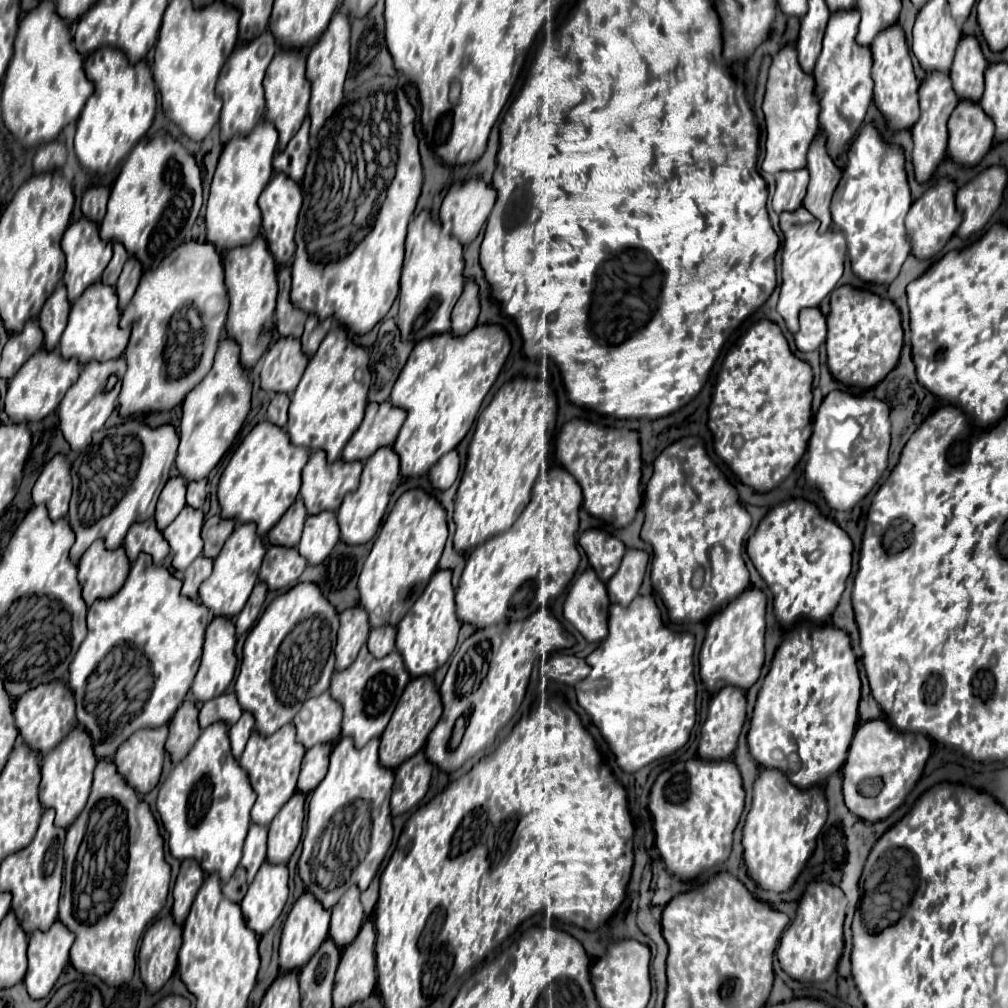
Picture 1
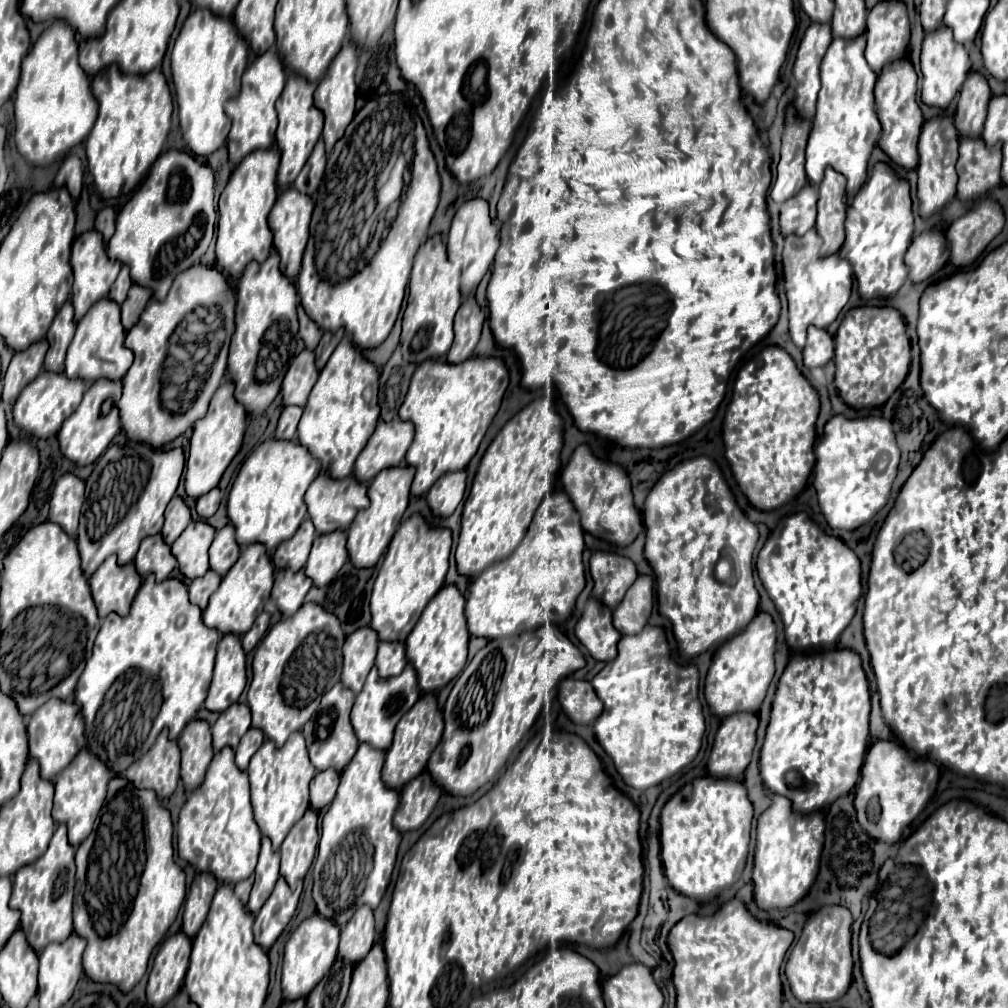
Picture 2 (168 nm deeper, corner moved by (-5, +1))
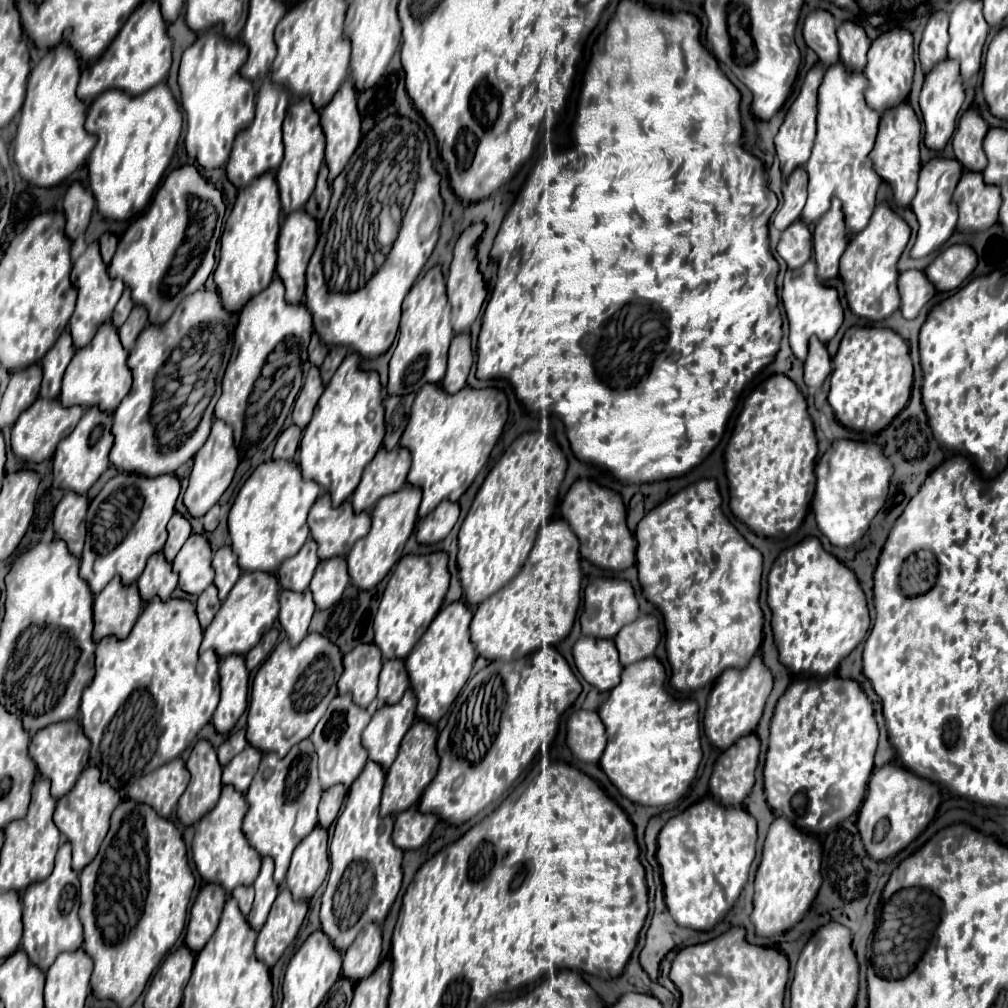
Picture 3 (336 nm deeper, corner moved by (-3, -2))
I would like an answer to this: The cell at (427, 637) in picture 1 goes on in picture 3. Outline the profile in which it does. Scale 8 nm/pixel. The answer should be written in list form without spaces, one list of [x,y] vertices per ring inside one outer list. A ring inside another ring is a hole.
[[[462,601],[442,607],[442,611],[434,617],[428,631],[422,635],[406,659],[410,687],[416,693],[416,715],[432,725],[436,725],[446,715],[452,701],[458,697],[460,689],[472,673],[476,651],[468,633],[470,621],[472,611]]]

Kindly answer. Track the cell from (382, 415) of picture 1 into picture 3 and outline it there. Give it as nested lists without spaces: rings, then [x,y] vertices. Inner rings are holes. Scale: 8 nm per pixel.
[[[402,447],[392,451],[380,449],[378,455],[366,465],[362,481],[352,495],[352,507],[356,513],[372,513],[376,503],[390,493],[400,491],[406,485],[406,475],[412,463],[412,453]]]

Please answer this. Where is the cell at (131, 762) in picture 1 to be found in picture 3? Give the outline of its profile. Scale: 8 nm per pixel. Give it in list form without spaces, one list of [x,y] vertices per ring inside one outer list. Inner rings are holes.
[[[176,757],[168,761],[168,765],[162,765],[160,769],[132,783],[128,787],[128,797],[132,801],[152,805],[160,817],[168,819],[176,809],[184,789],[188,787],[188,781],[190,773],[184,765],[184,759]]]

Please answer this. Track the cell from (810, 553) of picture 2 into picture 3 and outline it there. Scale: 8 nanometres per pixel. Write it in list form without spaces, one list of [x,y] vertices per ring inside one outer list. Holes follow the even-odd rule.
[[[806,539],[792,549],[780,553],[768,575],[768,607],[772,611],[772,631],[780,663],[802,677],[830,677],[836,675],[844,657],[848,657],[858,643],[864,641],[870,629],[870,613],[864,591],[854,573],[842,565],[834,555],[824,551],[818,539]]]

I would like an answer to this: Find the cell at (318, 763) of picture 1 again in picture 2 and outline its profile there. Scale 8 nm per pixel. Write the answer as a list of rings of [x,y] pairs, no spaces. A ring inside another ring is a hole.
[[[322,770],[310,782],[310,806],[320,810],[328,806],[336,794],[340,782],[340,774],[336,770]]]

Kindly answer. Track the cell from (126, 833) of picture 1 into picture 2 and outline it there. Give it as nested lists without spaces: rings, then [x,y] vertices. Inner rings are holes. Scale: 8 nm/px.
[[[114,776],[108,782],[106,804],[96,816],[94,830],[76,850],[74,886],[74,932],[86,938],[82,956],[84,974],[94,982],[108,982],[128,992],[144,976],[154,946],[174,922],[186,896],[186,874],[174,862],[170,812],[160,806],[152,790],[140,790],[126,778]]]

